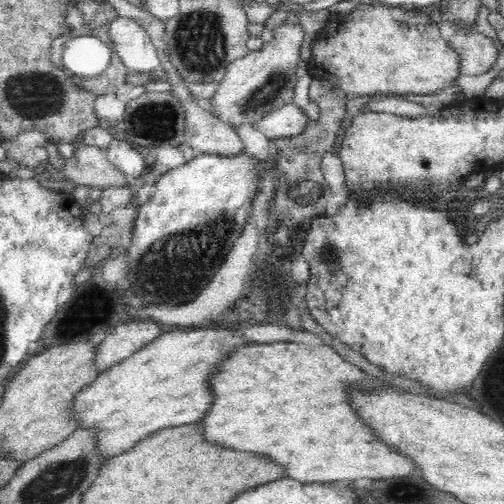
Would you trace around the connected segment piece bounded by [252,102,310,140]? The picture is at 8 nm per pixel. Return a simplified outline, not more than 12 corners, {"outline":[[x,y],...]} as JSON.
{"outline":[[292,102],[252,122],[276,140],[304,132],[308,115]]}

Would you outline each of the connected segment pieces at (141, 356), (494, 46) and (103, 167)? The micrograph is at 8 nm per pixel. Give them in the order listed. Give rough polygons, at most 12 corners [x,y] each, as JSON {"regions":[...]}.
{"regions":[[[238,328],[160,334],[72,402],[104,460],[212,408]],[[474,30],[447,36],[460,75],[478,76],[498,60],[498,42]],[[81,142],[60,173],[100,190],[129,180],[107,150]]]}

